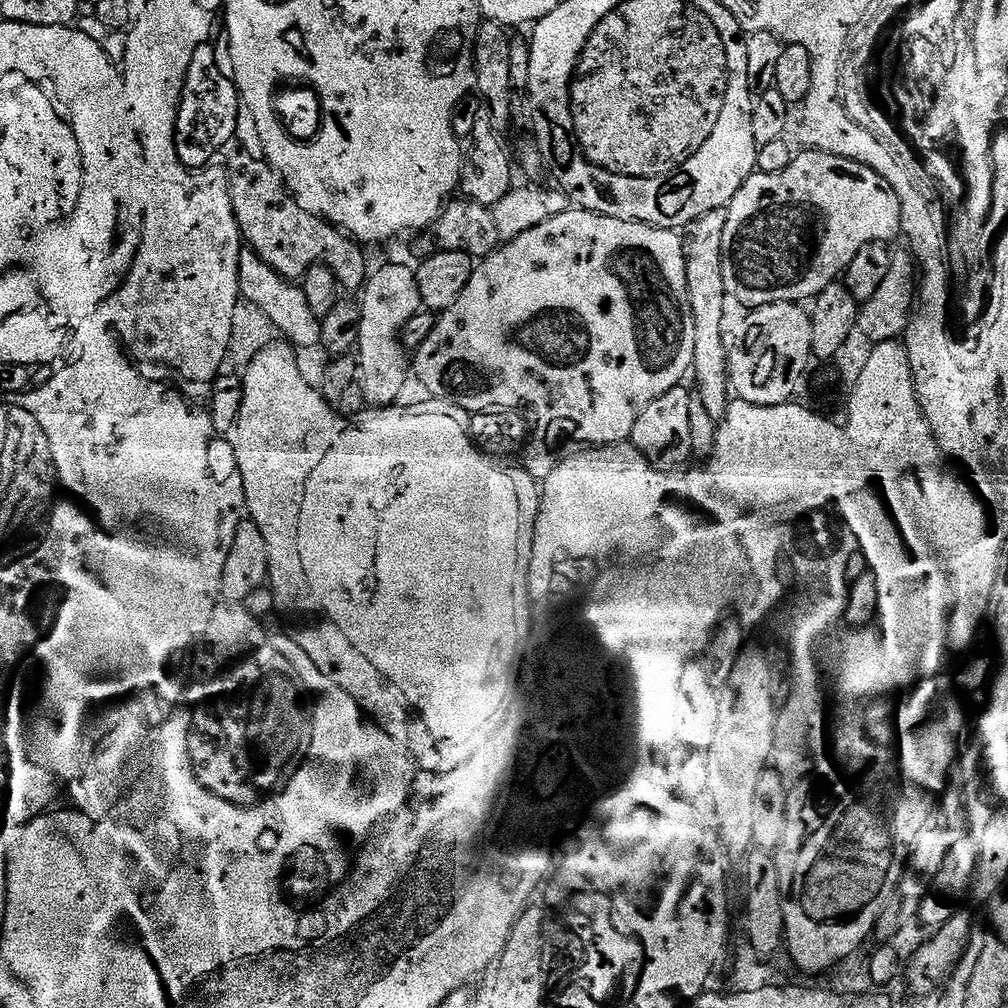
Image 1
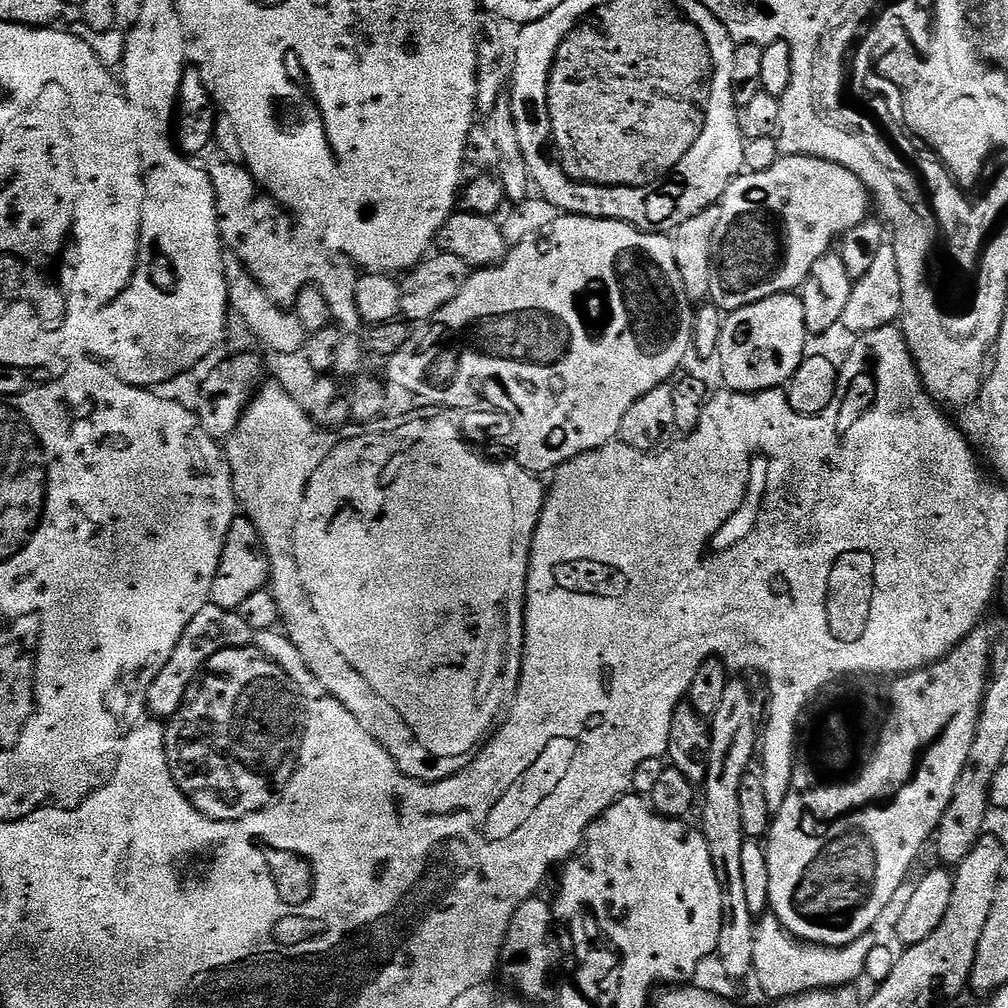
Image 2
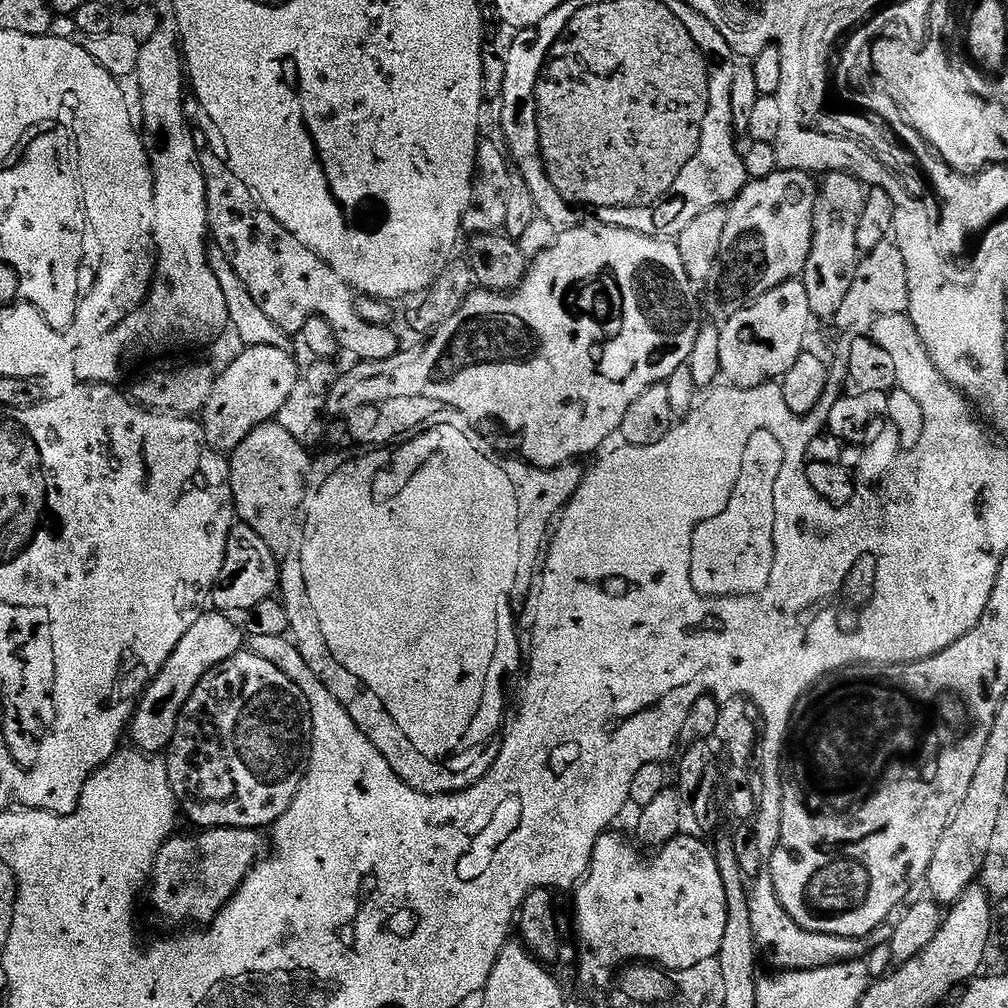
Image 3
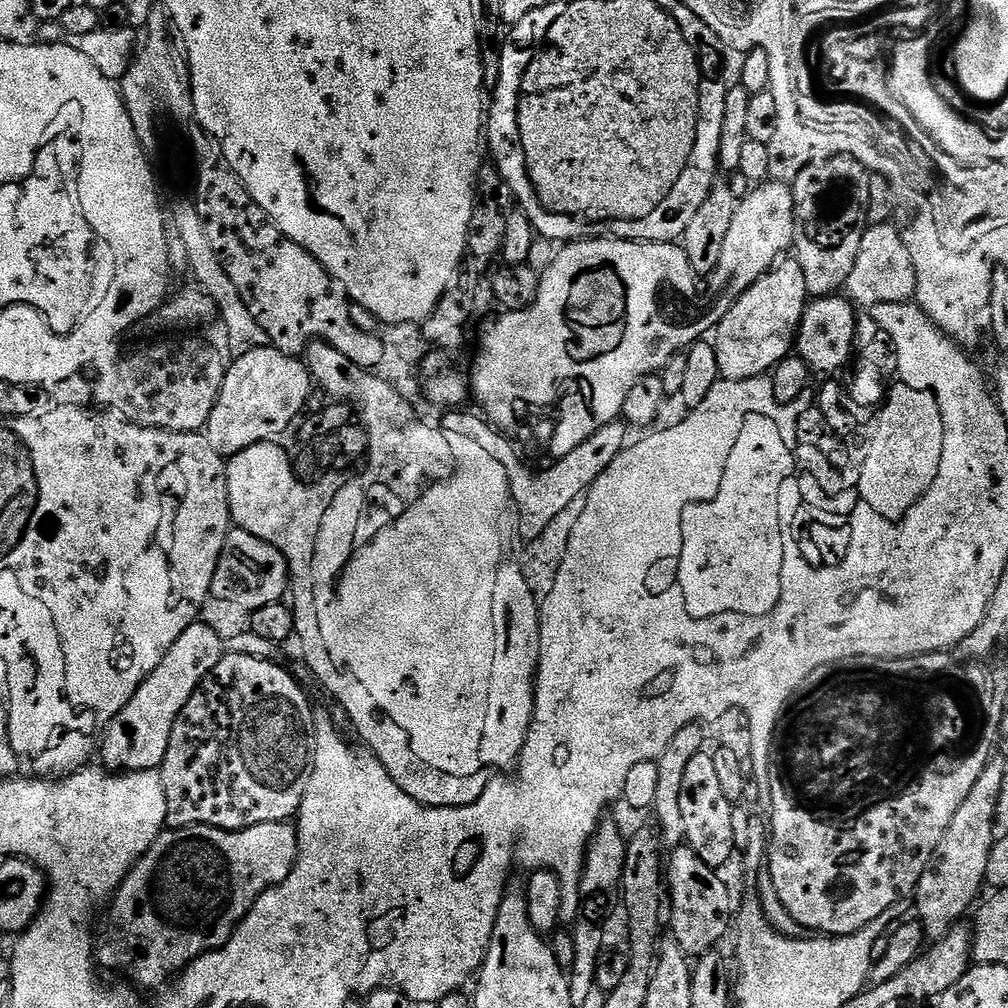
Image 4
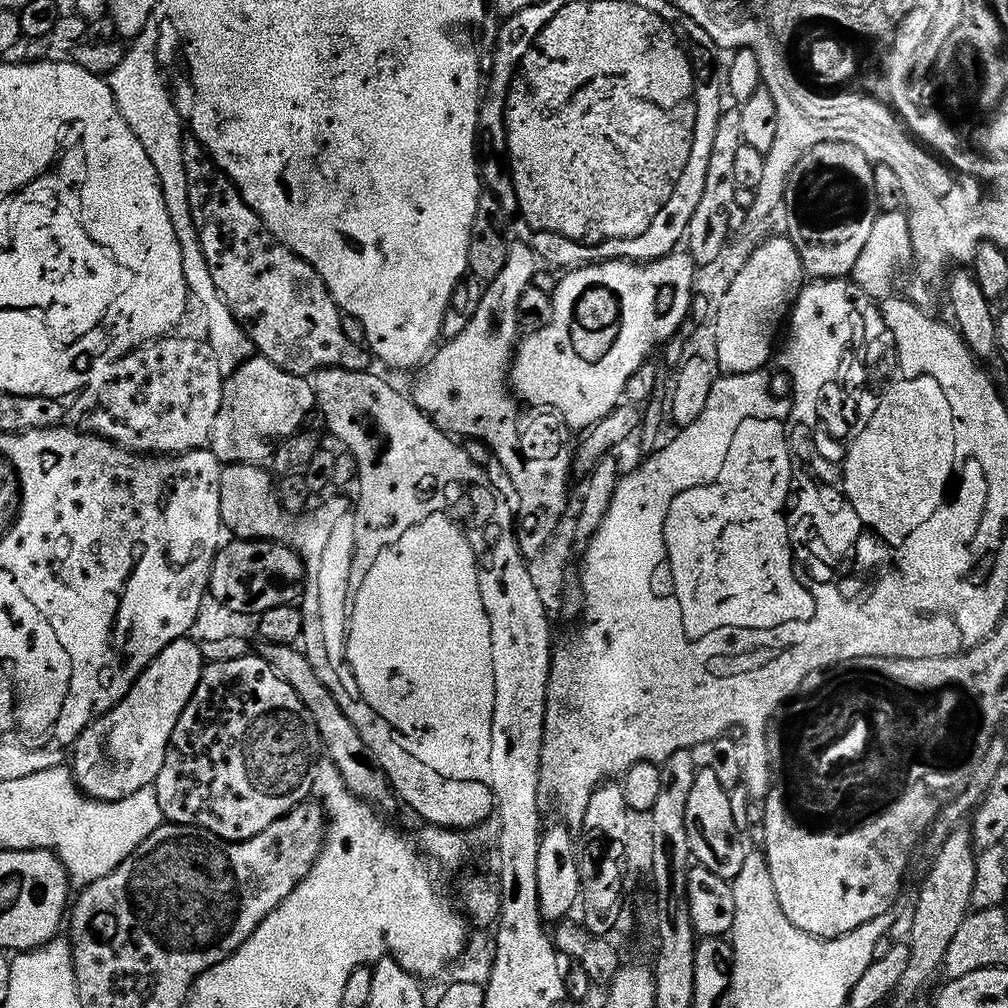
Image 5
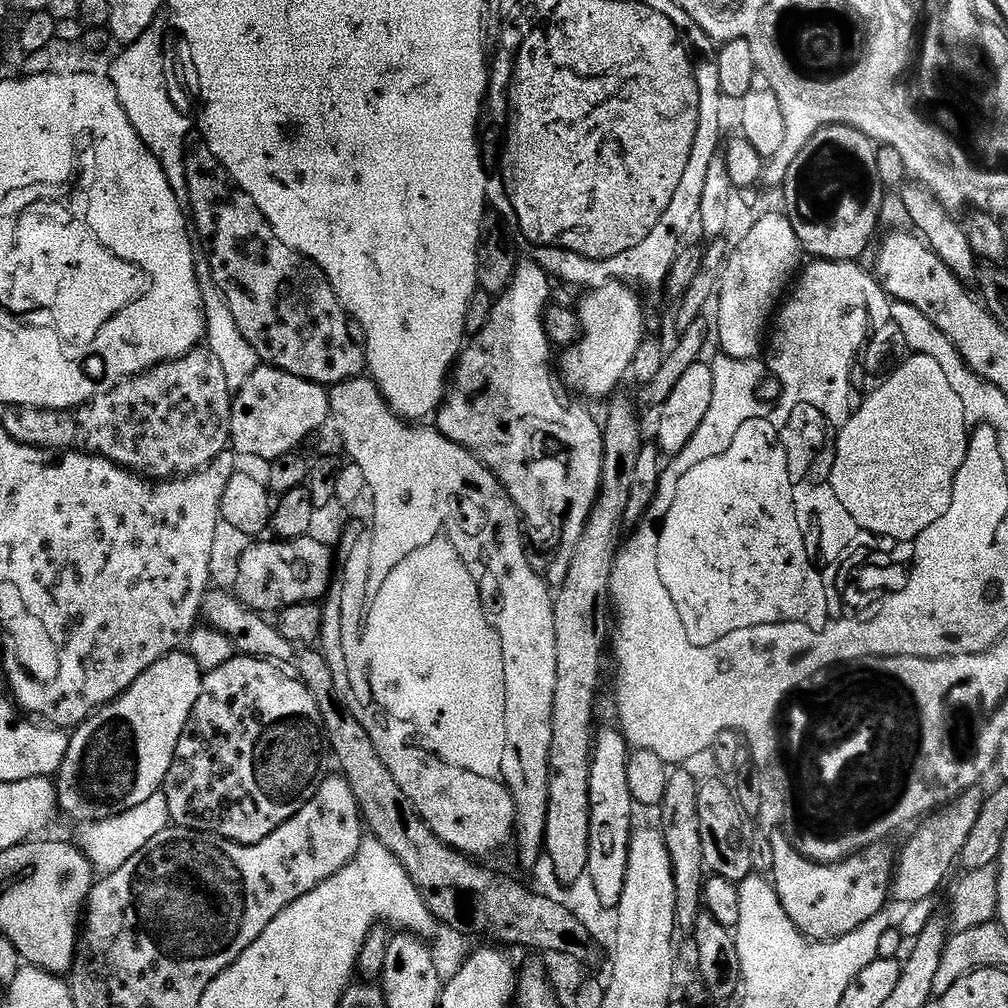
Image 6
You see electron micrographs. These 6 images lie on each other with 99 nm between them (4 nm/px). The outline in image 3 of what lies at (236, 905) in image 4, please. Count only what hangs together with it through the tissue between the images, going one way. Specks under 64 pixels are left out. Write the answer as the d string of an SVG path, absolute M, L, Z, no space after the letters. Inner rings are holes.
M205 828L192 830L189 836L173 835L171 840L162 846L154 866L150 870L150 892L152 888L152 904L158 911L174 923L180 924L191 912L205 912L208 918L215 917L231 900L233 894L240 889L248 872L261 859L260 851L266 848L259 831L251 828Z

